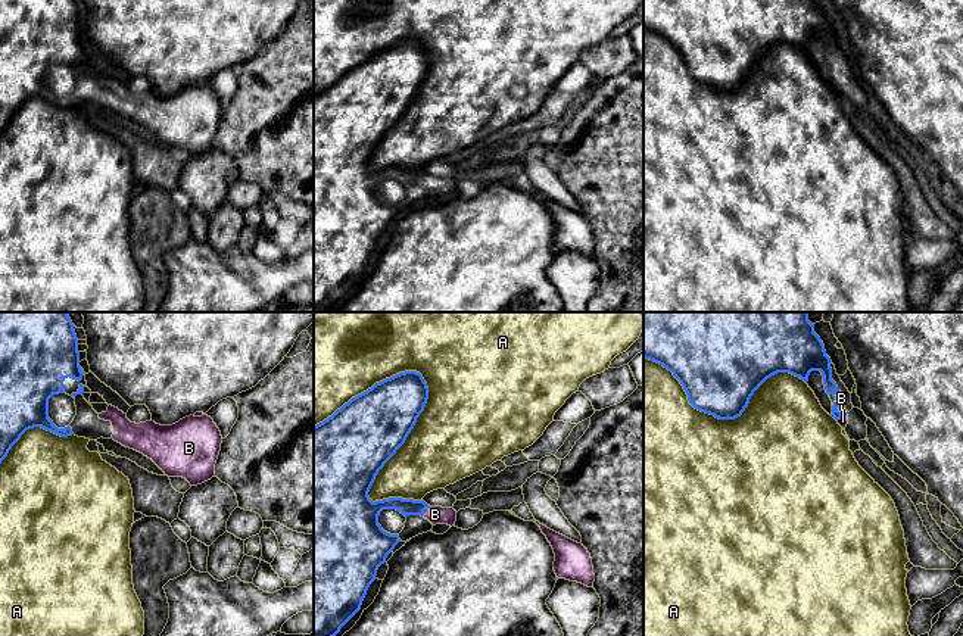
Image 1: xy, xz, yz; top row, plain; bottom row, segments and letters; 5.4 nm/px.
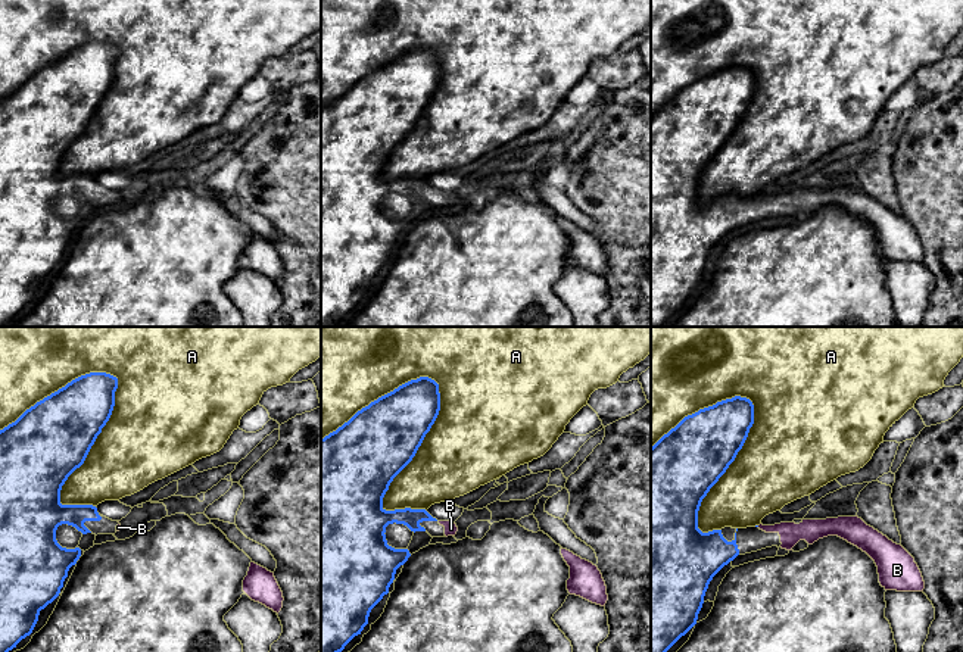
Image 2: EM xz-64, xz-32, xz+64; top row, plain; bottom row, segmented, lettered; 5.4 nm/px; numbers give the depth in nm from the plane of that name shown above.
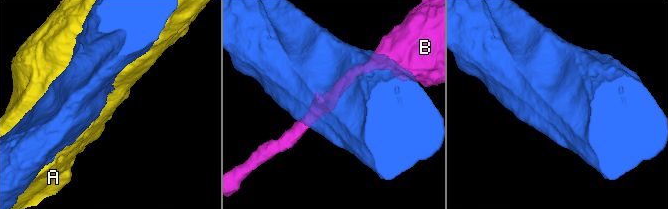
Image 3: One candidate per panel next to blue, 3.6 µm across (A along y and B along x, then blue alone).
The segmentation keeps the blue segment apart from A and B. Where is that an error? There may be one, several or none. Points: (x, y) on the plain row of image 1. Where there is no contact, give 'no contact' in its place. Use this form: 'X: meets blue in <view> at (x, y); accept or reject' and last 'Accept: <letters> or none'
A: meets blue in xz at (393, 124); reject
B: meets blue in xz at (424, 180); accept
Accept: B

